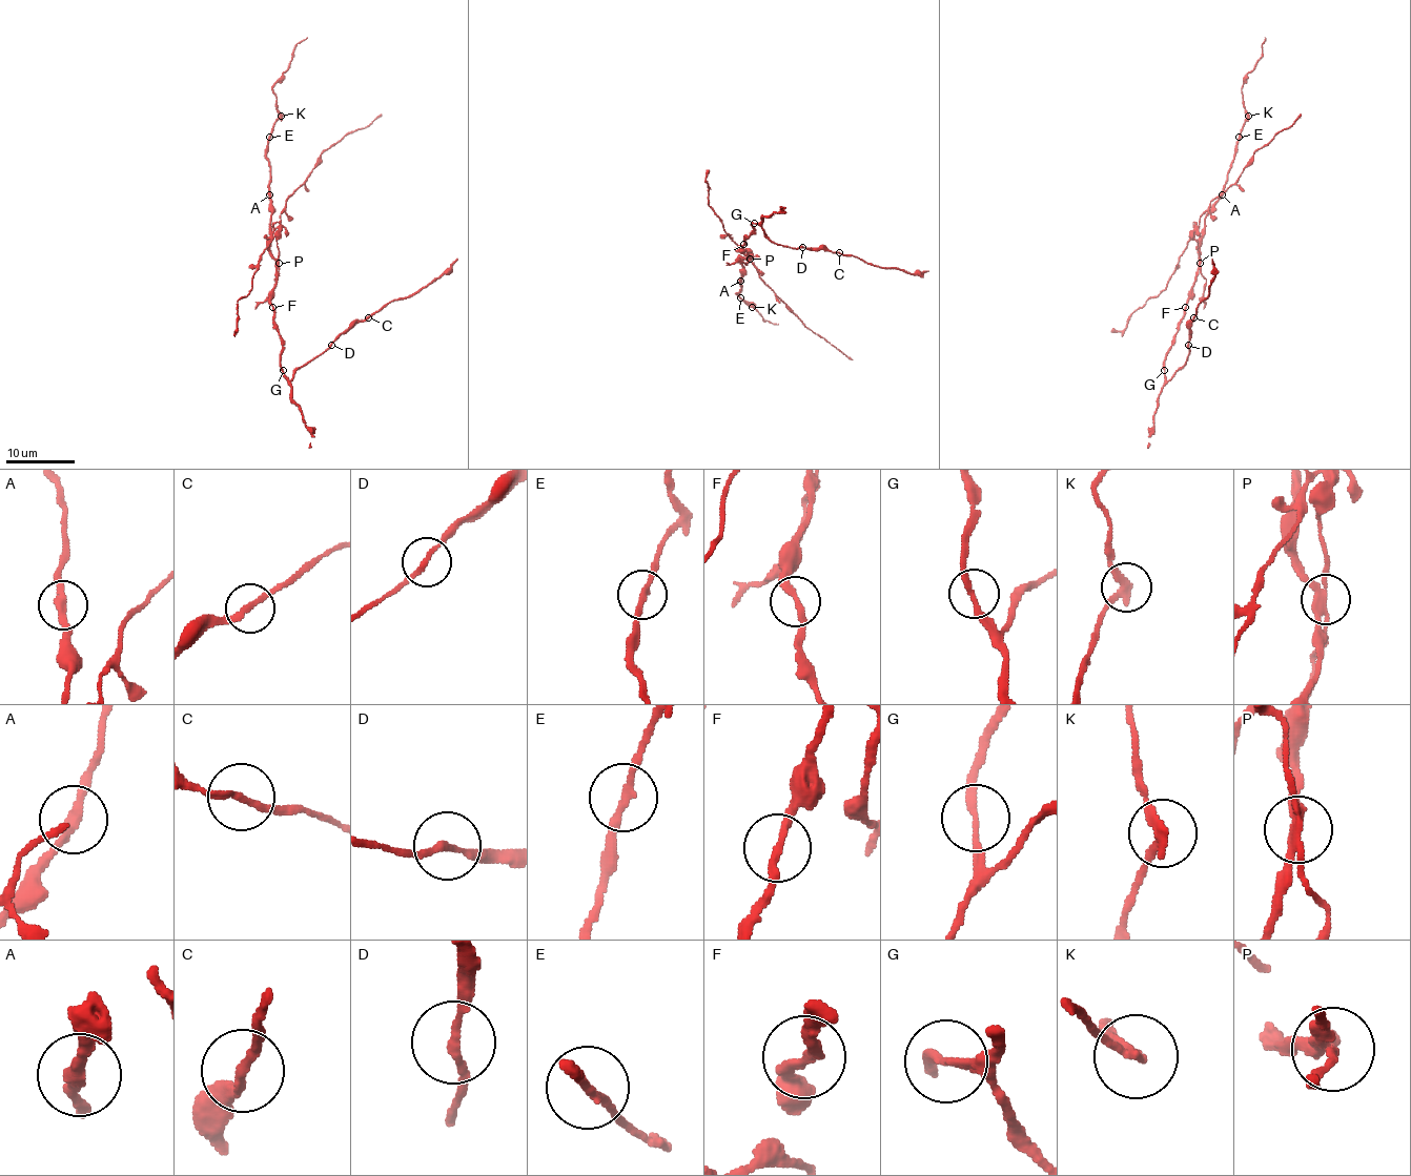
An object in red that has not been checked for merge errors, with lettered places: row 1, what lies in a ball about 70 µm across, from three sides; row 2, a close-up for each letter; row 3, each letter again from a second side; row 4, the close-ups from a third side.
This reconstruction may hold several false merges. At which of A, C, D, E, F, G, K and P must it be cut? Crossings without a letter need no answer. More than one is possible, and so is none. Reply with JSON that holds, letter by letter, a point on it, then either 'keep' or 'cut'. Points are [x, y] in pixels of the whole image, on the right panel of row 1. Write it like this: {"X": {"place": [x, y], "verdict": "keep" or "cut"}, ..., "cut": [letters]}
{"A": {"place": [1222, 194], "verdict": "keep"}, "C": {"place": [1193, 317], "verdict": "keep"}, "D": {"place": [1188, 345], "verdict": "keep"}, "E": {"place": [1239, 137], "verdict": "keep"}, "F": {"place": [1185, 307], "verdict": "keep"}, "G": {"place": [1164, 370], "verdict": "keep"}, "K": {"place": [1248, 116], "verdict": "cut"}, "P": {"place": [1200, 263], "verdict": "cut"}, "cut": ["K", "P"]}

